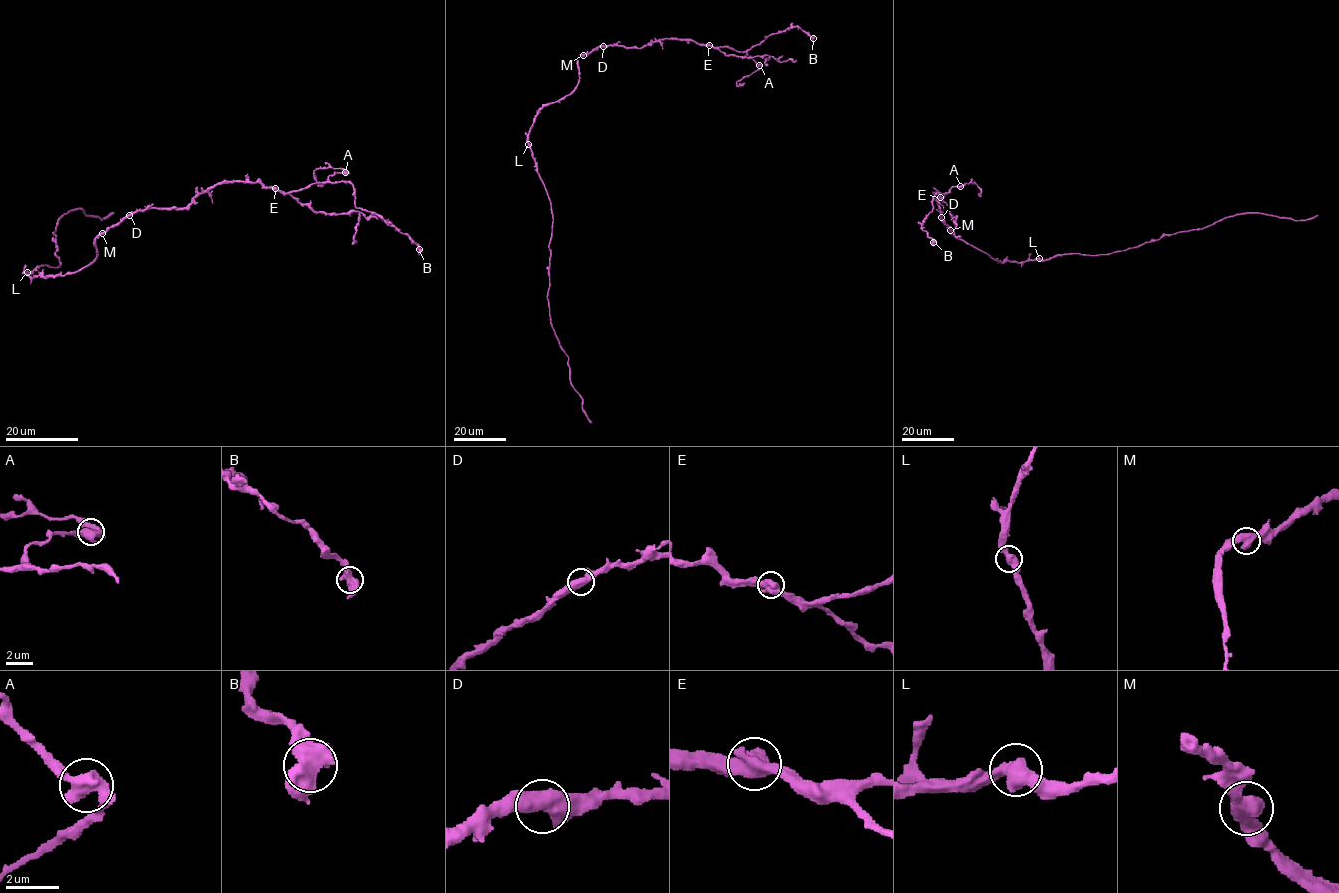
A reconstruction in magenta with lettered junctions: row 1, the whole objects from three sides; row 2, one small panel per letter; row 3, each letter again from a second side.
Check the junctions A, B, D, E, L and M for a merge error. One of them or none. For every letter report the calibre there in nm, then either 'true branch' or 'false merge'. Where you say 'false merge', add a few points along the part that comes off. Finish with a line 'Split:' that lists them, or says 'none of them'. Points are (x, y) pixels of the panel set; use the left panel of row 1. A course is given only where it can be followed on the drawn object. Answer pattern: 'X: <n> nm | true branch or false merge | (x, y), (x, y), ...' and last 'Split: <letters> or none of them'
A: 600 nm | true branch
B: 650 nm | true branch
D: 600 nm | true branch
E: 650 nm | true branch
L: 550 nm | true branch
M: 550 nm | true branch
Split: none of them

